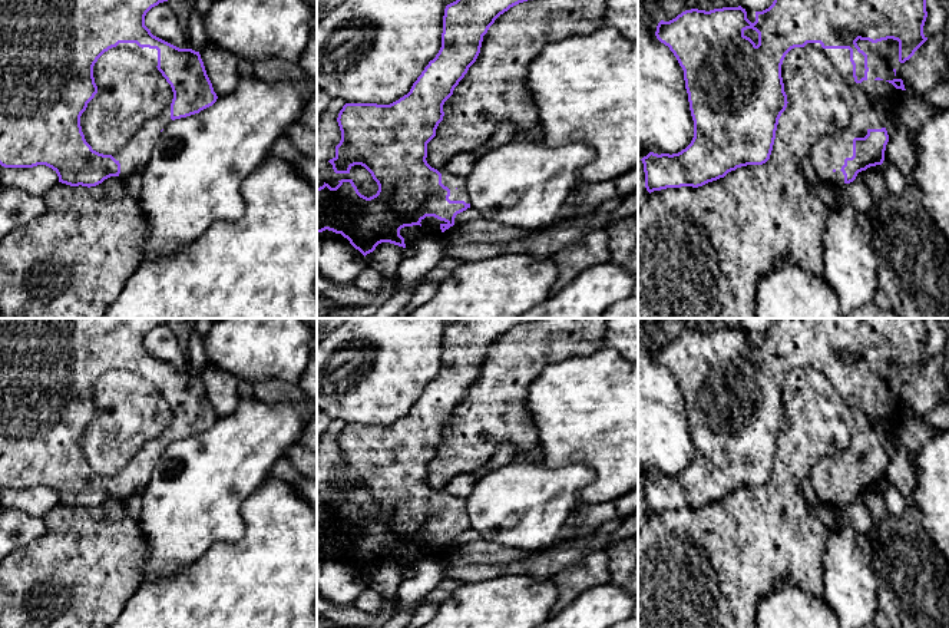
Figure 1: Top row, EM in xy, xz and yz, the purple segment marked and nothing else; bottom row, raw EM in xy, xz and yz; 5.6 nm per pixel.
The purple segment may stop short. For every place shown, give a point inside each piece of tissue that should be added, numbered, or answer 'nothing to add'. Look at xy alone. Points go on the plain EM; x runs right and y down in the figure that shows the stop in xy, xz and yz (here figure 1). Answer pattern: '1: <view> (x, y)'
1: xy (151, 376)

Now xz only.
1: xz (449, 501)

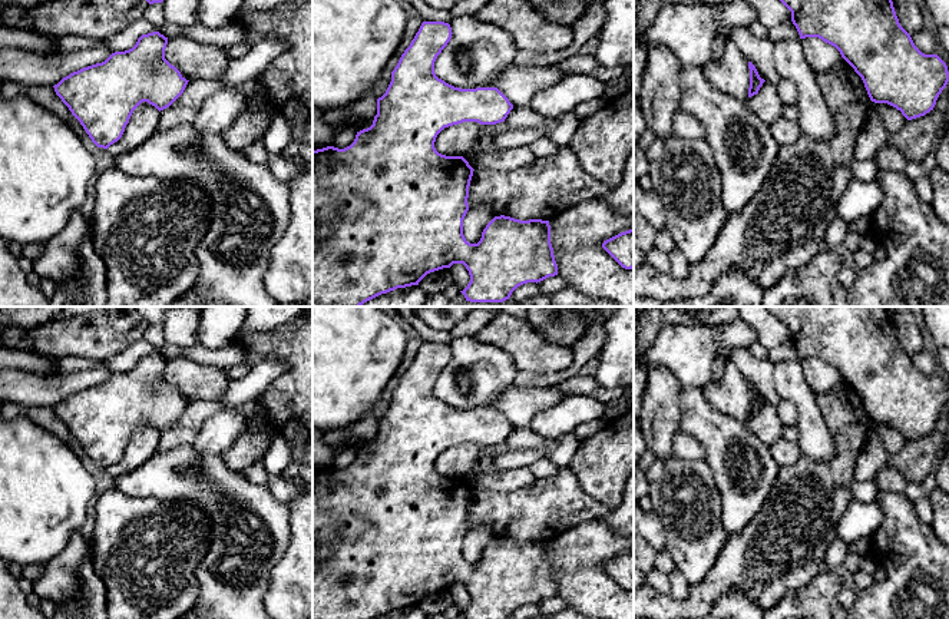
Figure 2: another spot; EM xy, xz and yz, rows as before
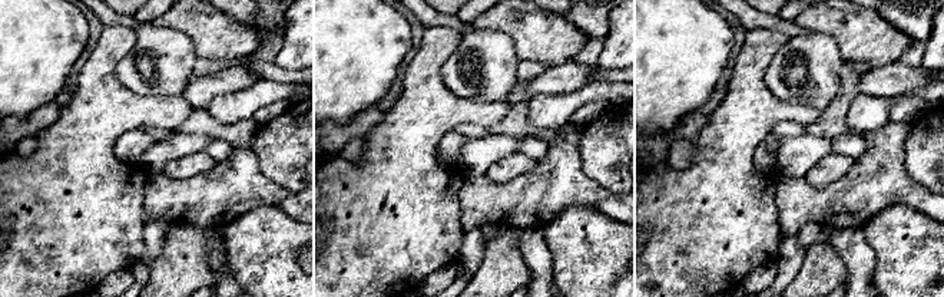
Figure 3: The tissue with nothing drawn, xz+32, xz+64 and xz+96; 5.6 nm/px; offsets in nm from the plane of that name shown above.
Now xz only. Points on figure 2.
nothing to add

